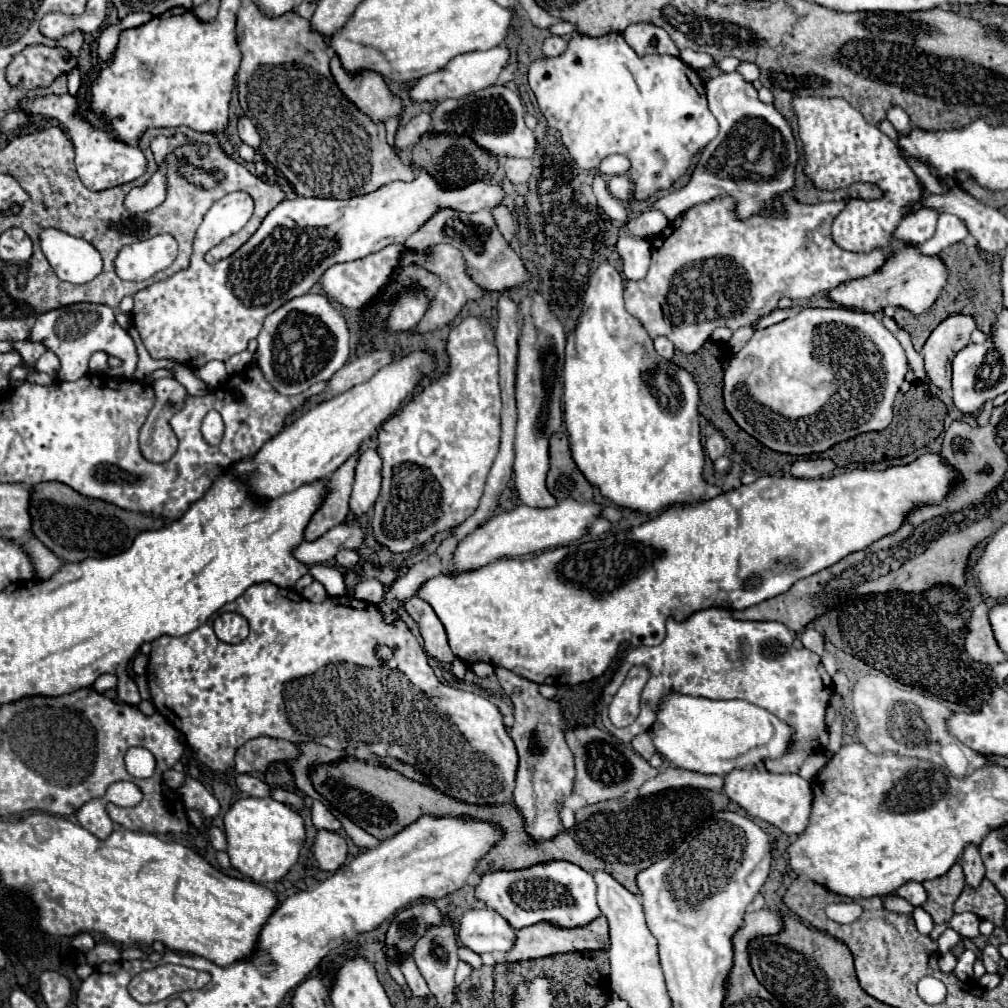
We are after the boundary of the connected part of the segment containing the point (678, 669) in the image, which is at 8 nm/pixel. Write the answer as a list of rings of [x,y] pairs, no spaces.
[[[708,608],[708,610],[694,612],[684,622],[676,622],[676,620],[670,618],[666,622],[666,630],[668,632],[666,632],[666,638],[664,638],[662,644],[642,646],[642,648],[630,650],[630,654],[622,660],[620,668],[612,676],[610,684],[602,690],[602,700],[604,700],[604,704],[608,704],[610,698],[614,696],[614,692],[618,690],[618,686],[624,682],[630,668],[646,666],[650,670],[650,678],[648,678],[648,682],[642,690],[640,716],[636,718],[636,722],[632,722],[626,728],[614,728],[614,724],[608,720],[608,716],[602,718],[604,726],[616,738],[620,738],[622,742],[630,742],[636,734],[648,732],[650,726],[654,724],[654,714],[658,714],[658,702],[662,702],[662,698],[666,698],[666,694],[678,692],[678,694],[702,696],[702,698],[710,698],[710,700],[740,698],[740,700],[756,704],[756,706],[772,712],[780,720],[792,724],[794,730],[796,730],[796,742],[792,744],[788,754],[782,756],[780,760],[766,760],[766,766],[768,766],[770,772],[798,772],[804,758],[808,758],[814,752],[822,752],[826,748],[828,730],[826,730],[826,724],[824,724],[824,710],[826,710],[828,700],[832,696],[830,676],[824,672],[820,656],[816,652],[806,650],[806,648],[804,650],[794,648],[794,636],[796,634],[792,630],[788,630],[780,622],[742,622],[742,620],[734,620],[730,616],[730,612],[722,610],[722,608]]]

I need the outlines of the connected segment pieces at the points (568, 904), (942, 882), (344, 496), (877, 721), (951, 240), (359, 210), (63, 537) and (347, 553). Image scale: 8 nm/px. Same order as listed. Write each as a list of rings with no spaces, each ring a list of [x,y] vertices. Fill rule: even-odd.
[[[562,860],[514,872],[486,872],[476,886],[476,898],[504,916],[516,930],[538,922],[550,922],[560,928],[578,928],[602,916],[596,902],[594,876],[580,866]]]
[[[954,864],[944,876],[924,882],[924,888],[928,892],[928,900],[924,902],[924,910],[934,918],[934,924],[948,922],[954,914],[954,902],[960,896],[964,884],[962,866]]]
[[[356,456],[348,458],[328,480],[328,496],[324,498],[324,504],[320,510],[312,516],[304,538],[308,542],[318,540],[322,534],[326,534],[330,528],[342,524],[348,516],[348,500],[352,492],[352,482],[354,482],[354,466],[356,466]]]
[[[868,674],[854,684],[852,708],[856,716],[856,736],[872,754],[894,752],[906,758],[930,760],[946,766],[956,778],[966,778],[984,764],[982,754],[964,746],[946,732],[944,722],[950,716],[950,710],[938,702],[938,698],[922,694],[922,690],[902,688],[892,678]]]
[[[942,214],[940,220],[938,220],[936,234],[930,240],[926,240],[920,246],[920,250],[924,254],[938,254],[946,246],[952,246],[956,242],[962,242],[966,236],[968,236],[966,224],[958,216],[954,216],[954,214]]]
[[[418,170],[412,182],[402,182],[402,180],[390,182],[370,194],[354,196],[348,200],[298,196],[294,200],[282,200],[272,212],[268,212],[260,228],[230,258],[208,264],[202,256],[205,256],[212,246],[220,244],[224,238],[236,234],[250,220],[254,212],[254,202],[246,192],[232,192],[220,198],[218,202],[214,202],[208,214],[204,216],[204,222],[200,224],[193,242],[190,266],[134,294],[132,322],[136,324],[146,350],[156,360],[174,358],[194,368],[210,360],[226,362],[230,356],[244,352],[248,348],[248,342],[258,336],[262,322],[270,312],[274,312],[284,302],[306,294],[324,274],[324,270],[330,268],[332,264],[364,258],[390,244],[404,244],[406,238],[410,238],[410,234],[418,230],[418,226],[424,226],[426,218],[432,218],[438,210],[442,210],[442,206],[450,206],[452,210],[462,210],[466,214],[472,214],[478,210],[492,210],[504,198],[506,198],[506,192],[500,184],[478,180],[464,188],[450,190],[440,186],[430,174],[426,174],[426,170]]]
[[[42,482],[32,488],[30,516],[32,534],[36,534],[58,558],[66,562],[82,562],[86,558],[108,558],[122,554],[132,546],[138,532],[158,530],[164,526],[162,518],[120,510],[114,504],[86,498],[60,482]]]
[[[340,550],[338,554],[336,554],[336,562],[338,562],[338,566],[342,568],[342,570],[352,570],[356,564],[358,564],[358,554],[354,552],[354,550]]]

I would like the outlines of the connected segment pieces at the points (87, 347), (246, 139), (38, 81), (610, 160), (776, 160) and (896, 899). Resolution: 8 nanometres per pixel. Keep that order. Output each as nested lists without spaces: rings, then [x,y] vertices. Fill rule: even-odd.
[[[78,302],[70,306],[62,306],[58,310],[48,310],[46,314],[40,314],[36,318],[36,324],[30,328],[28,334],[30,342],[40,342],[48,350],[52,350],[62,364],[60,380],[78,380],[88,370],[88,360],[94,352],[104,350],[108,356],[116,356],[122,360],[118,368],[112,368],[110,374],[116,378],[132,378],[136,366],[138,366],[138,352],[130,338],[130,334],[116,322],[114,312],[106,304],[90,304],[90,302]]]
[[[242,116],[242,118],[238,120],[238,134],[240,134],[240,138],[242,138],[244,144],[248,144],[248,146],[252,146],[252,148],[258,148],[258,146],[260,146],[260,136],[258,136],[254,124],[250,122],[250,118]]]
[[[26,46],[6,70],[6,80],[14,88],[34,90],[50,86],[58,76],[70,74],[78,66],[78,58],[62,46]]]
[[[606,156],[600,162],[598,172],[602,176],[624,176],[624,174],[628,174],[628,168],[630,168],[628,158],[624,158],[624,156]]]
[[[736,71],[722,72],[710,78],[706,82],[706,98],[710,112],[720,122],[720,132],[704,148],[688,186],[658,198],[652,208],[660,210],[668,220],[674,220],[676,216],[690,210],[696,204],[708,202],[714,196],[730,194],[738,202],[736,212],[740,218],[748,218],[756,212],[776,214],[780,210],[778,194],[790,192],[794,186],[794,166],[798,160],[796,140],[788,122],[772,104],[760,102],[754,86],[746,82]],[[770,200],[774,202],[774,208],[766,210],[766,202]]]
[[[890,896],[890,898],[886,898],[884,900],[884,906],[888,908],[888,910],[892,910],[892,912],[898,912],[898,914],[906,914],[906,916],[910,916],[912,914],[912,910],[914,910],[914,906],[910,904],[910,902],[906,902],[904,898],[900,898],[900,896]]]

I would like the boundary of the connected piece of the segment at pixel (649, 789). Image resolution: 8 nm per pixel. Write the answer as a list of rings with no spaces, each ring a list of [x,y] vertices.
[[[666,768],[656,778],[648,780],[638,790],[638,794],[640,796],[646,796],[646,794],[658,794],[662,790],[686,788],[686,786],[692,786],[692,788],[708,788],[708,790],[722,790],[722,776],[706,776],[706,774],[682,770],[682,768]]]

